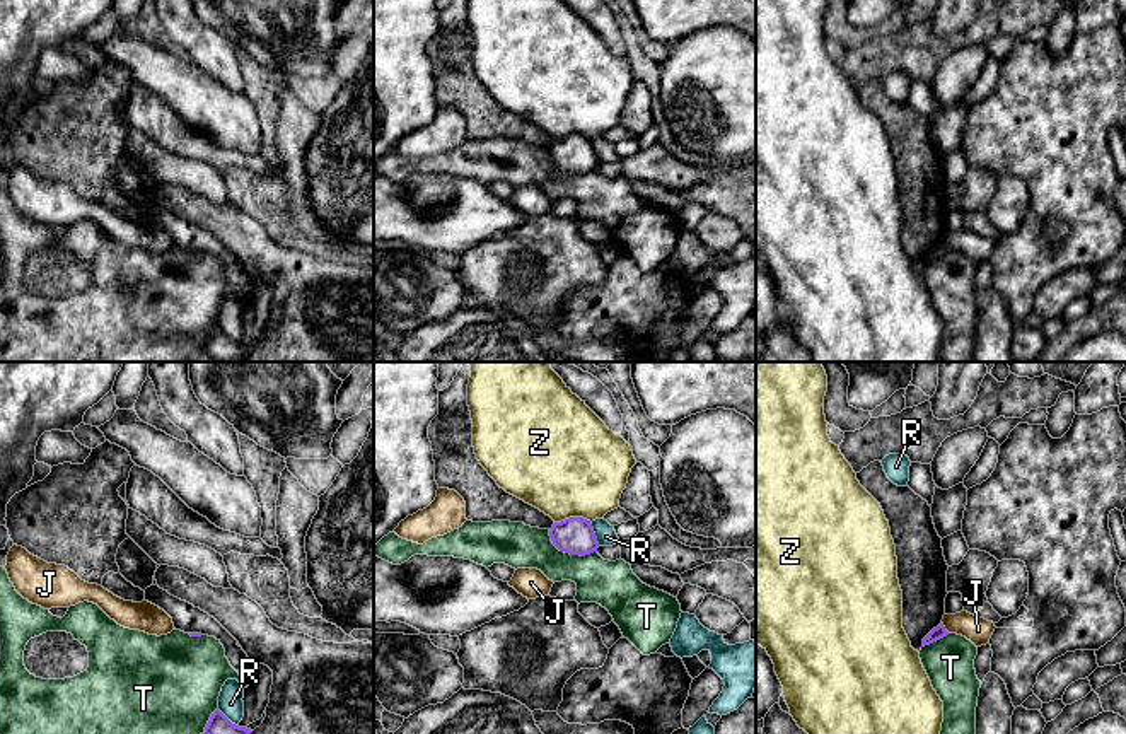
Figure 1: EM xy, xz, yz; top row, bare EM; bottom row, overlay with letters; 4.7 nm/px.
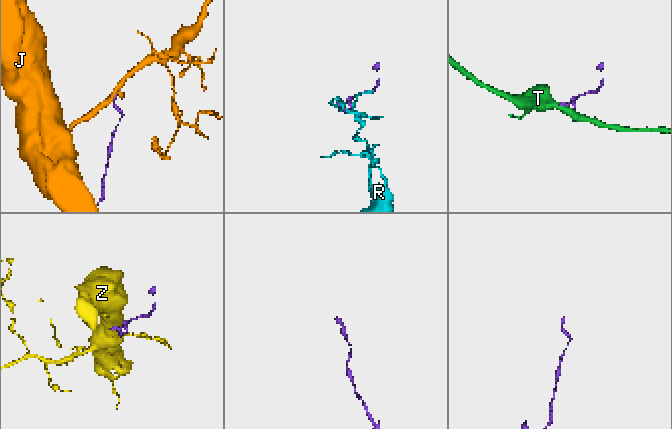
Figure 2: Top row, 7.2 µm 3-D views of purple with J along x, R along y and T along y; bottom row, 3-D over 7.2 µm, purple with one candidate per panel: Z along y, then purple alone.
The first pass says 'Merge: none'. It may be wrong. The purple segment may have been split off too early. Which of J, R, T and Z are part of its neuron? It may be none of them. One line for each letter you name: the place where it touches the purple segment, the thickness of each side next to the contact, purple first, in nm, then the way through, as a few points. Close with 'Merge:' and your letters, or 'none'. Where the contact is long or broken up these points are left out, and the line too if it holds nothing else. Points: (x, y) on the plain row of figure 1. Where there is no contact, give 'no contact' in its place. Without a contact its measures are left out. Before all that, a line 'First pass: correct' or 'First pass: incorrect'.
First pass: correct
Merge: none

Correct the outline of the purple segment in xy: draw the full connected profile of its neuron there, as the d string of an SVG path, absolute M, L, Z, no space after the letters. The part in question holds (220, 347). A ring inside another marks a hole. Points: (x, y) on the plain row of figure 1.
M218 326L212 331L205 352L212 355L217 362L241 362L256 345L263 341L266 335L266 328L263 335L247 345L239 345L232 341Z

